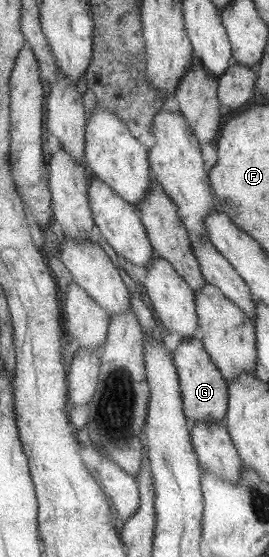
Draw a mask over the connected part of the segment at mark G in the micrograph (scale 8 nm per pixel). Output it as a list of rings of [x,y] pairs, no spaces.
[[[181,337],[181,340],[171,348],[171,354],[174,365],[178,369],[185,418],[204,424],[223,420],[228,410],[228,382],[204,350],[200,337]]]

